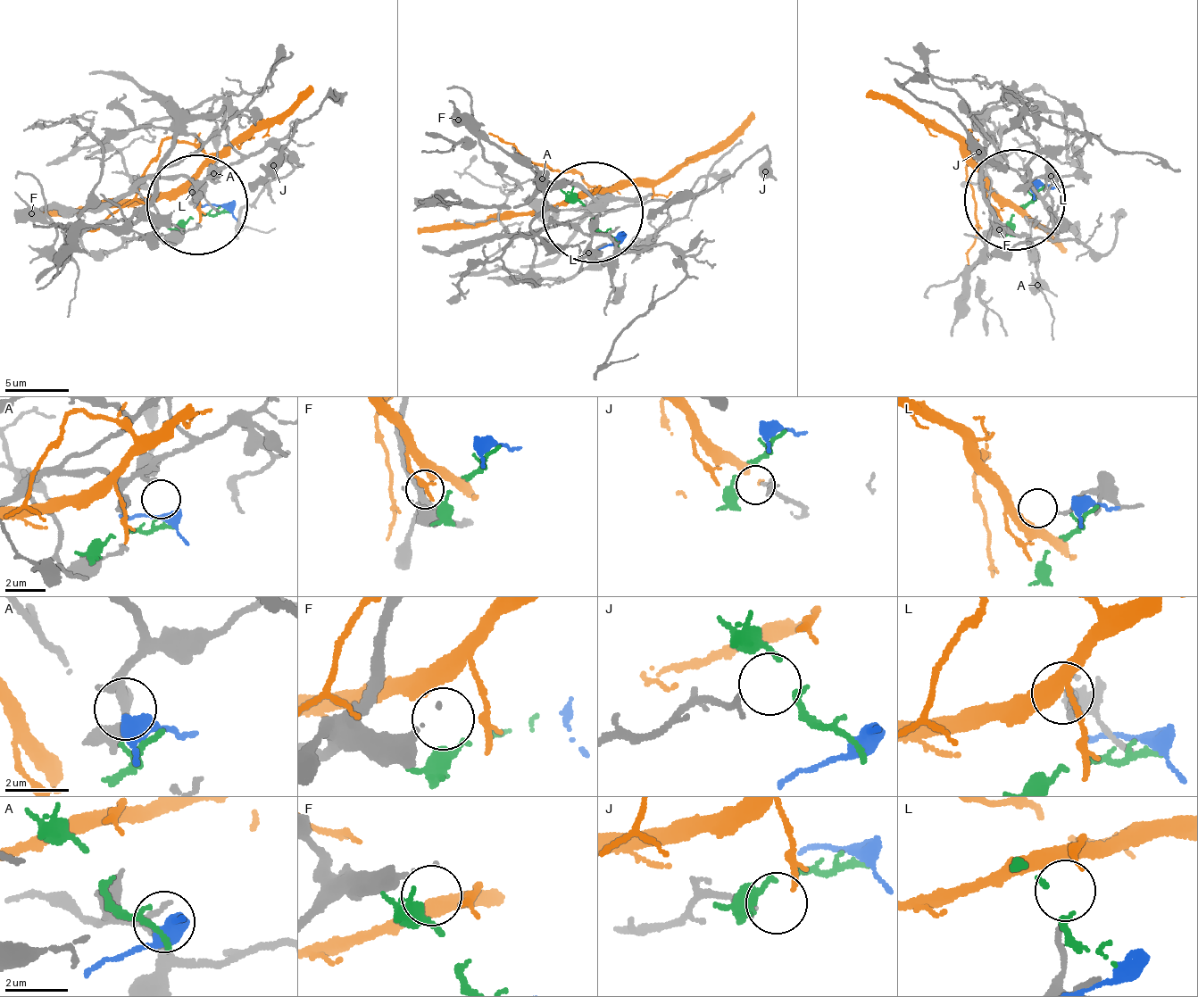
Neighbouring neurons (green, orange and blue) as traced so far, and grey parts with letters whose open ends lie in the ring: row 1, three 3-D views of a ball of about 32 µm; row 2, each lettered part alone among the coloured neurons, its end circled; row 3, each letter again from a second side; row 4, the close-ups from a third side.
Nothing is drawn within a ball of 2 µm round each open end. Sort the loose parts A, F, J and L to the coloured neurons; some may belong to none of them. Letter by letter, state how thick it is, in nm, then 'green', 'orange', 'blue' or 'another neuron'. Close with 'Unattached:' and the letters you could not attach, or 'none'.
A: calibre 180 nm; blue
F: calibre 440 nm; another neuron
J: calibre 190 nm; green
L: calibre 170 nm; another neuron
Unattached: F, L

